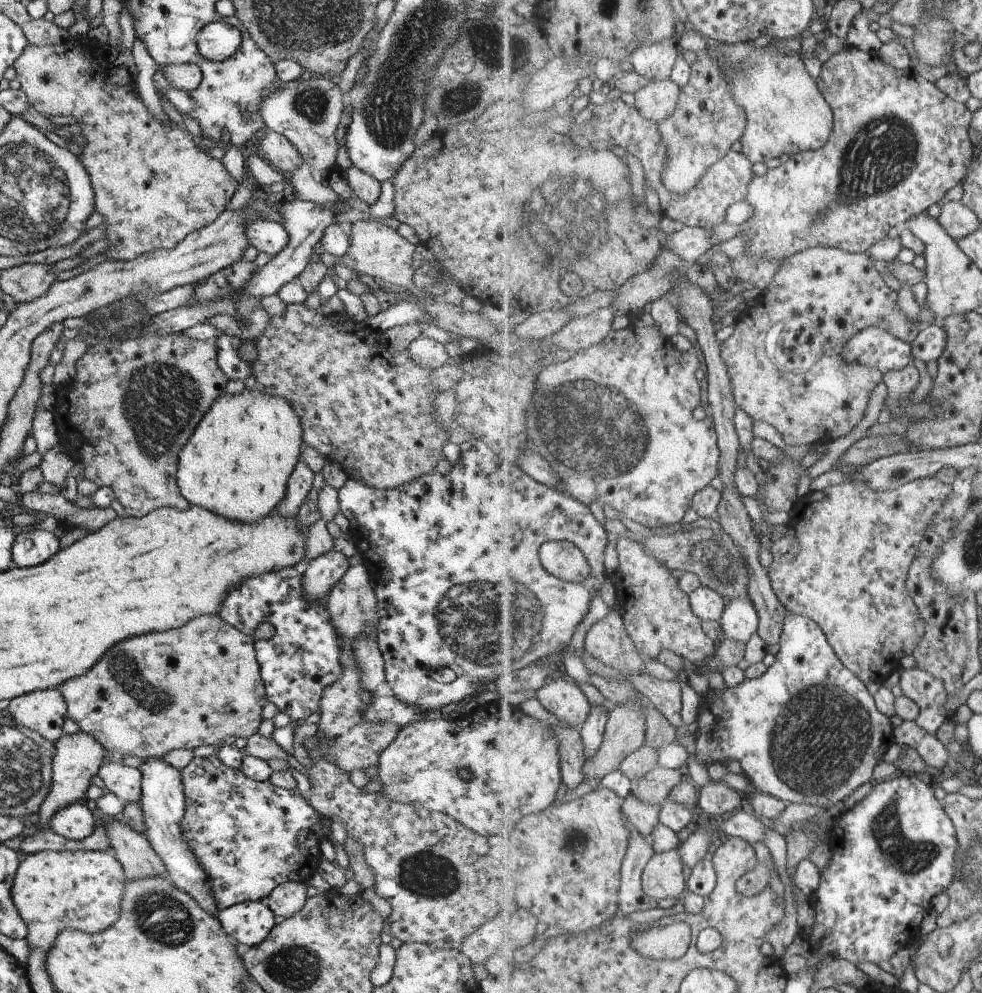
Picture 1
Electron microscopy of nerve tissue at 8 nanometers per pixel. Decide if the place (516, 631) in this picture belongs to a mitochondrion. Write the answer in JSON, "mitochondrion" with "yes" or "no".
{"mitochondrion":"yes"}

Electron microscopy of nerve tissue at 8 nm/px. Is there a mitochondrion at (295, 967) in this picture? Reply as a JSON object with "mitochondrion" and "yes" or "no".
{"mitochondrion":"yes"}

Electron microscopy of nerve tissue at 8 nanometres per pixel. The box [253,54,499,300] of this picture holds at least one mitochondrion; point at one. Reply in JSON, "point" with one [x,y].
{"point":[310,103]}

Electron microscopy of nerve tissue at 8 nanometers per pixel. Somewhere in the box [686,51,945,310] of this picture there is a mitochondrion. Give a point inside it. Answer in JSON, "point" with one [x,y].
{"point":[883,151]}

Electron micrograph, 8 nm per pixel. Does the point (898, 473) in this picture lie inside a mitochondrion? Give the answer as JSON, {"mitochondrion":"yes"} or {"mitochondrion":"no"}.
{"mitochondrion":"yes"}

